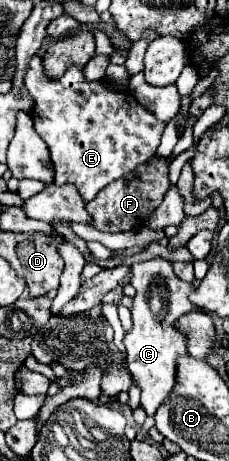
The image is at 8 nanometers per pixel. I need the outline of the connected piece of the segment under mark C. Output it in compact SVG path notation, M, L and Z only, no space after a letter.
M156 258L150 262L140 262L132 266L132 282L136 288L134 306L132 306L132 332L126 334L126 368L140 388L140 408L148 416L154 416L160 402L170 394L172 386L176 384L176 358L186 354L186 338L174 330L176 318L194 310L192 302L188 300L190 292L194 290L192 284L182 282L174 272L172 264L164 258Z

